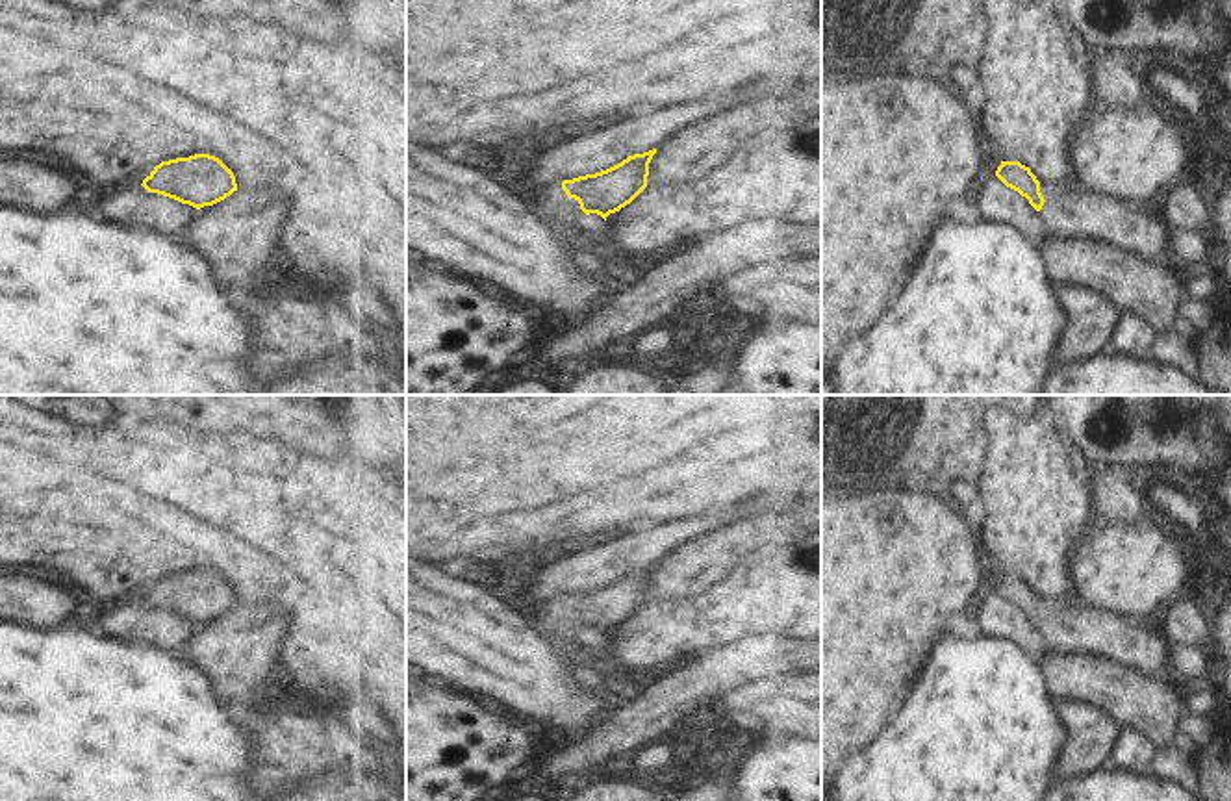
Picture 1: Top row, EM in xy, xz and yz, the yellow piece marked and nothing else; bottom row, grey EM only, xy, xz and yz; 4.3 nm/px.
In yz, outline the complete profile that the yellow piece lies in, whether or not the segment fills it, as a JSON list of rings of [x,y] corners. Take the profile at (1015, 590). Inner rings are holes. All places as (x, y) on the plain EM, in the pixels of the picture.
[[[1001,577],[996,591],[1038,627],[1049,651],[1109,658],[1127,669],[1153,675],[1170,662],[1168,640],[1142,621],[1129,621],[1086,606],[1040,599],[1020,577]]]

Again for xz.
[[[656,564],[634,569],[606,586],[541,604],[530,616],[536,634],[582,671],[590,666],[580,647],[588,630],[597,629],[606,636],[610,629],[630,619],[647,603],[649,578],[654,569]]]

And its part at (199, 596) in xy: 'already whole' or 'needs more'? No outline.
already whole

